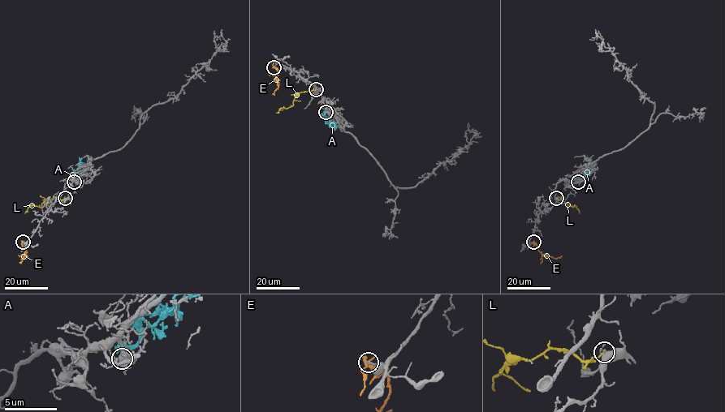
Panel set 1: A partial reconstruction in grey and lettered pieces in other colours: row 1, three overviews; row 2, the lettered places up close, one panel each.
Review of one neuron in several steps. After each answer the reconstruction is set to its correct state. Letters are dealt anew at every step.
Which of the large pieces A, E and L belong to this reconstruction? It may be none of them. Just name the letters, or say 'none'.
none

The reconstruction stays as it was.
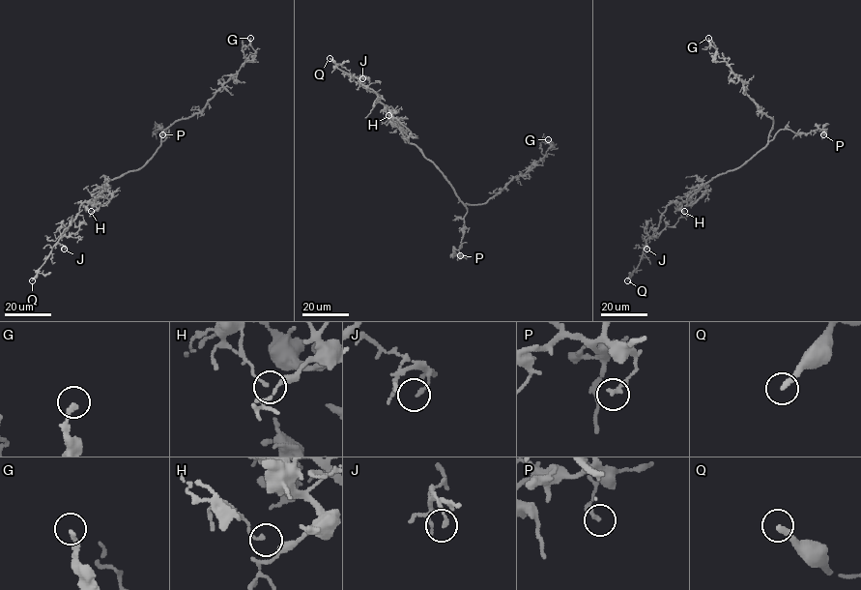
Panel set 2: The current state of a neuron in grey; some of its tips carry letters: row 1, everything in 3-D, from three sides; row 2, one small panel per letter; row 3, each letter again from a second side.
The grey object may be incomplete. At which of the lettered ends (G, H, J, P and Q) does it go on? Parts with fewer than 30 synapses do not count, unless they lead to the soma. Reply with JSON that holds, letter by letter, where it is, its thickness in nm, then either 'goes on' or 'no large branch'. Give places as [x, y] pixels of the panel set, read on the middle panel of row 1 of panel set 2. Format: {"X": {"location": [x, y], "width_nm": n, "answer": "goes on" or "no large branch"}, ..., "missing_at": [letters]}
{"G": {"location": [548, 139], "width_nm": 190, "answer": "no large branch"}, "H": {"location": [388, 115], "width_nm": 90, "answer": "no large branch"}, "J": {"location": [362, 78], "width_nm": 140, "answer": "no large branch"}, "P": {"location": [460, 255], "width_nm": 200, "answer": "no large branch"}, "Q": {"location": [330, 58], "width_nm": 260, "answer": "goes on"}, "missing_at": ["Q"]}

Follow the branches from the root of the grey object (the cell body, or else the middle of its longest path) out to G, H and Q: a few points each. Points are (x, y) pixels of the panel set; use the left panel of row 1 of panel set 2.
G: (145, 163), (160, 144), (166, 128), (198, 113), (246, 61), (253, 60), (255, 50), (250, 38)
H: (145, 163), (110, 180), (88, 205), (91, 211)
Q: (145, 163), (110, 180), (92, 203), (84, 202), (79, 206), (75, 220), (32, 280)

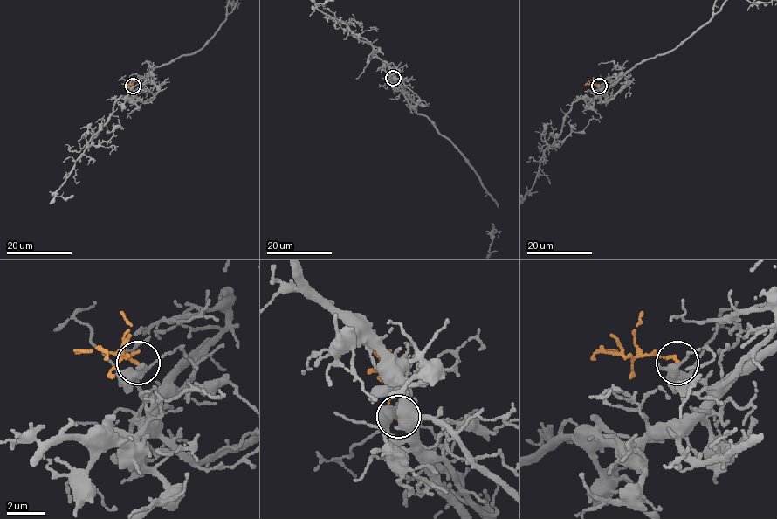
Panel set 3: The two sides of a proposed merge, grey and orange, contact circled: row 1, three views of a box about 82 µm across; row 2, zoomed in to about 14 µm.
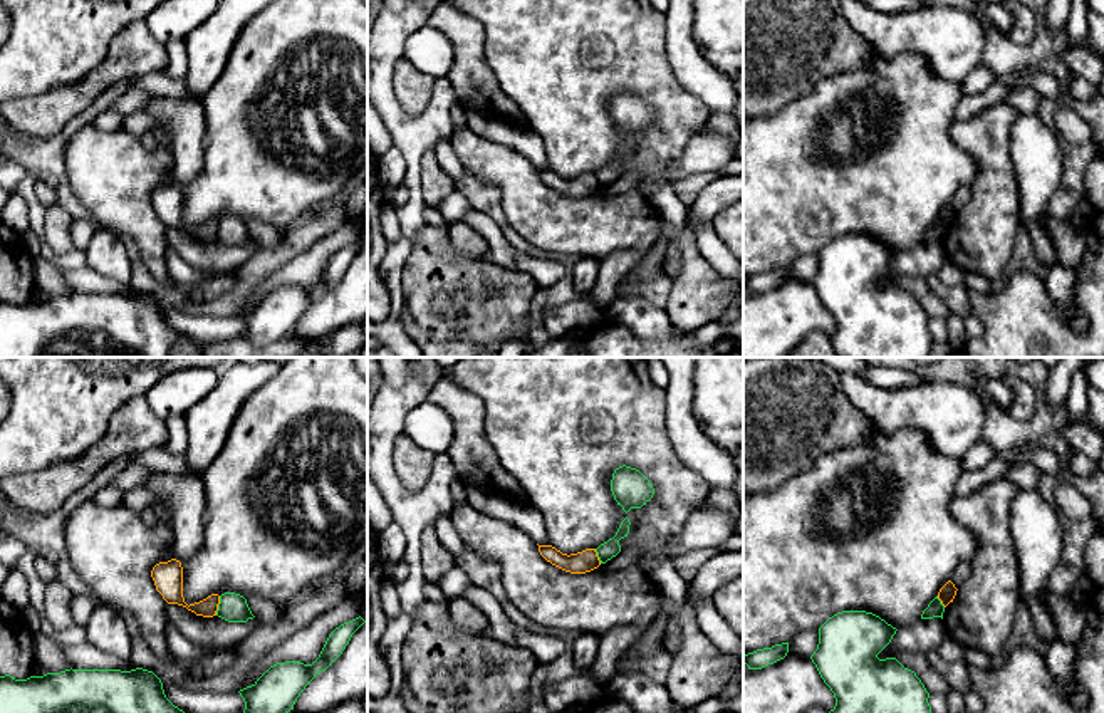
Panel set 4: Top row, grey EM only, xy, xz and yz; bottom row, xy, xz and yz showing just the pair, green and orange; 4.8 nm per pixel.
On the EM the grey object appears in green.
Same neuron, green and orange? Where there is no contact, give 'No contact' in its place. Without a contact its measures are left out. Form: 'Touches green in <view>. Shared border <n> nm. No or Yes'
Touches green in xy. Shared border 100 nm. No

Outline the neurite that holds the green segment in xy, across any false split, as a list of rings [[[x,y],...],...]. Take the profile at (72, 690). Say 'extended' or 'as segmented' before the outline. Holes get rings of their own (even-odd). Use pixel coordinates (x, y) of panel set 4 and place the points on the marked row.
as segmented; [[[65,669],[15,679],[0,676],[0,713],[185,713],[164,695],[161,679],[148,669]]]

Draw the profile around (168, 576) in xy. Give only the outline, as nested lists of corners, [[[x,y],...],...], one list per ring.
[[[171,559],[168,562],[159,562],[153,567],[151,577],[154,580],[156,591],[163,596],[168,604],[178,604],[195,612],[196,616],[213,617],[216,616],[220,596],[211,594],[206,599],[186,604],[183,597],[183,567],[181,562]]]

